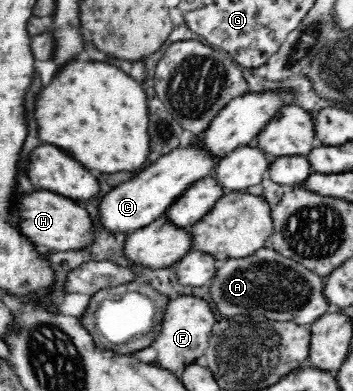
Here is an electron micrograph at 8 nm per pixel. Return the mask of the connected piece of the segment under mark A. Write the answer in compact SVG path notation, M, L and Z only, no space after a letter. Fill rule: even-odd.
M266 247L249 257L218 264L217 273L209 283L209 295L213 307L223 318L244 315L276 322L295 322L307 327L330 311L330 305L321 295L323 283L324 278L307 267Z

